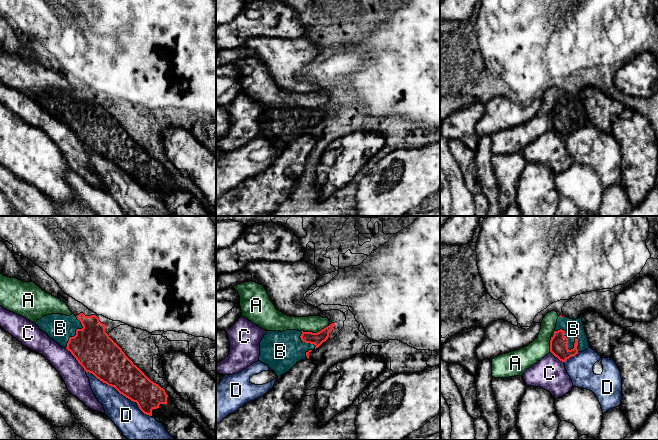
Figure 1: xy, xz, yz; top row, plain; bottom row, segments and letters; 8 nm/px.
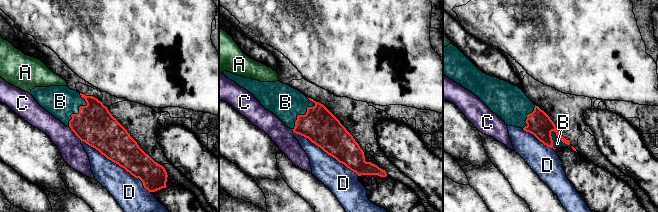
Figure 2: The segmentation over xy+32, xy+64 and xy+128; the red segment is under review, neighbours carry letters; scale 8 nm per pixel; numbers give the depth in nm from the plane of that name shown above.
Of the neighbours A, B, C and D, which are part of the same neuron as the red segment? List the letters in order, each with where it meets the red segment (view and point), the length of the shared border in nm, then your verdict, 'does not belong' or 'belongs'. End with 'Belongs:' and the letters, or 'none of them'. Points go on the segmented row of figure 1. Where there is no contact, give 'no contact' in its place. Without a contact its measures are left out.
A: xz (315, 333) | 240 nm | does not belong
B: yz (568, 349) | 260 nm | belongs
C: xy (76, 359) | 260 nm | does not belong
D: xy (120, 393) | 650 nm | does not belong
Belongs: B

